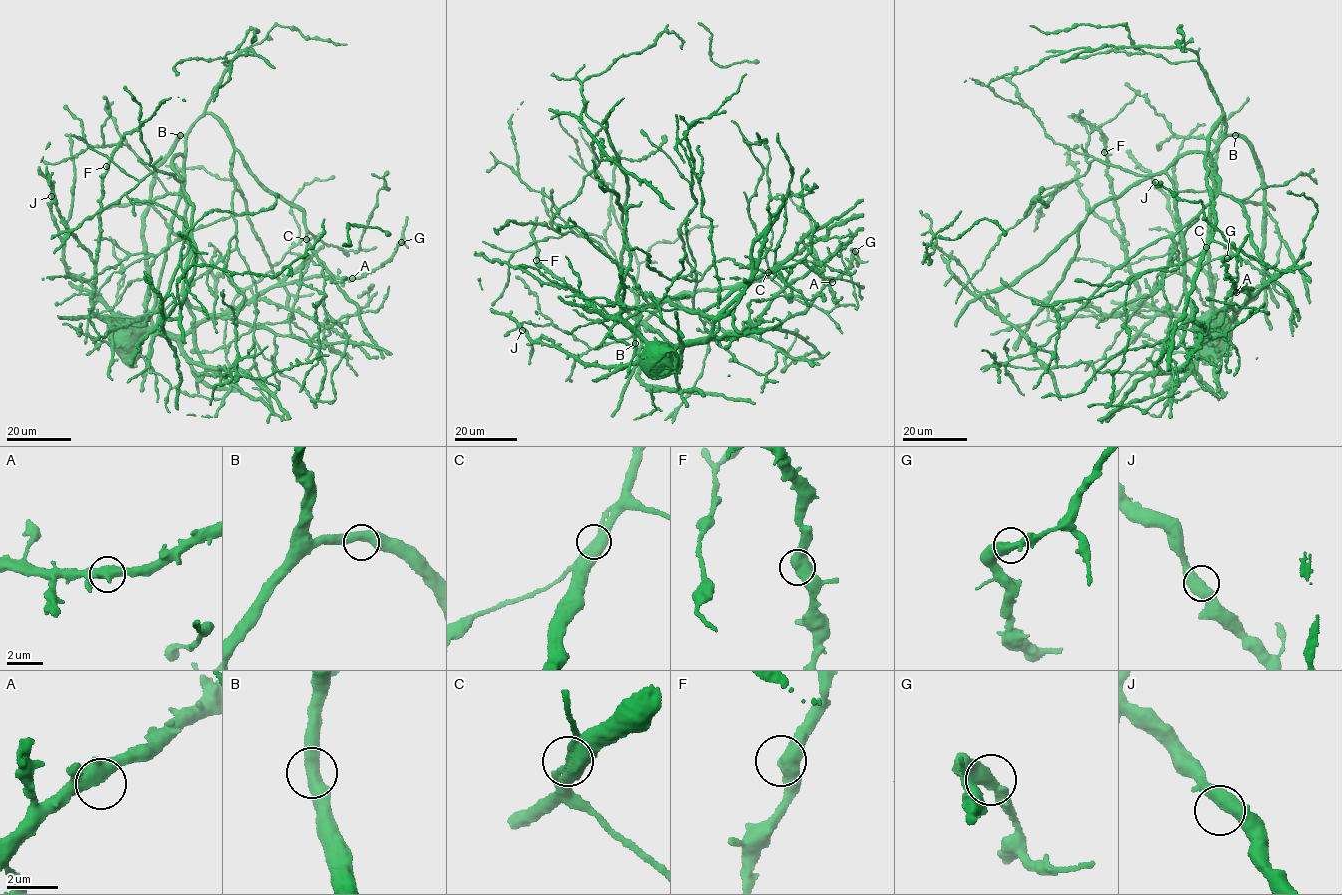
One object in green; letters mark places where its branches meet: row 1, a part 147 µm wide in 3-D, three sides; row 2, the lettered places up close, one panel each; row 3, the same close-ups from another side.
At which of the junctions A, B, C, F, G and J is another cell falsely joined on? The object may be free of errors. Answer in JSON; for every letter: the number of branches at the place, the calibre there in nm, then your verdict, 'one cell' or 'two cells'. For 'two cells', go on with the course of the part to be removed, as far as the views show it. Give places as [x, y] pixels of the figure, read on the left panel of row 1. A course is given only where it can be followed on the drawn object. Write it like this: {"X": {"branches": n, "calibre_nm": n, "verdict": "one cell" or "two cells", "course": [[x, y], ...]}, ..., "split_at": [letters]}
{"A": {"branches": 2, "calibre_nm": 550, "verdict": "one cell"}, "B": {"branches": 2, "calibre_nm": 480, "verdict": "one cell"}, "C": {"branches": 2, "calibre_nm": 500, "verdict": "one cell"}, "F": {"branches": 2, "calibre_nm": 500, "verdict": "one cell"}, "G": {"branches": 2, "calibre_nm": 480, "verdict": "one cell"}, "J": {"branches": 2, "calibre_nm": 500, "verdict": "one cell"}, "split_at": []}

